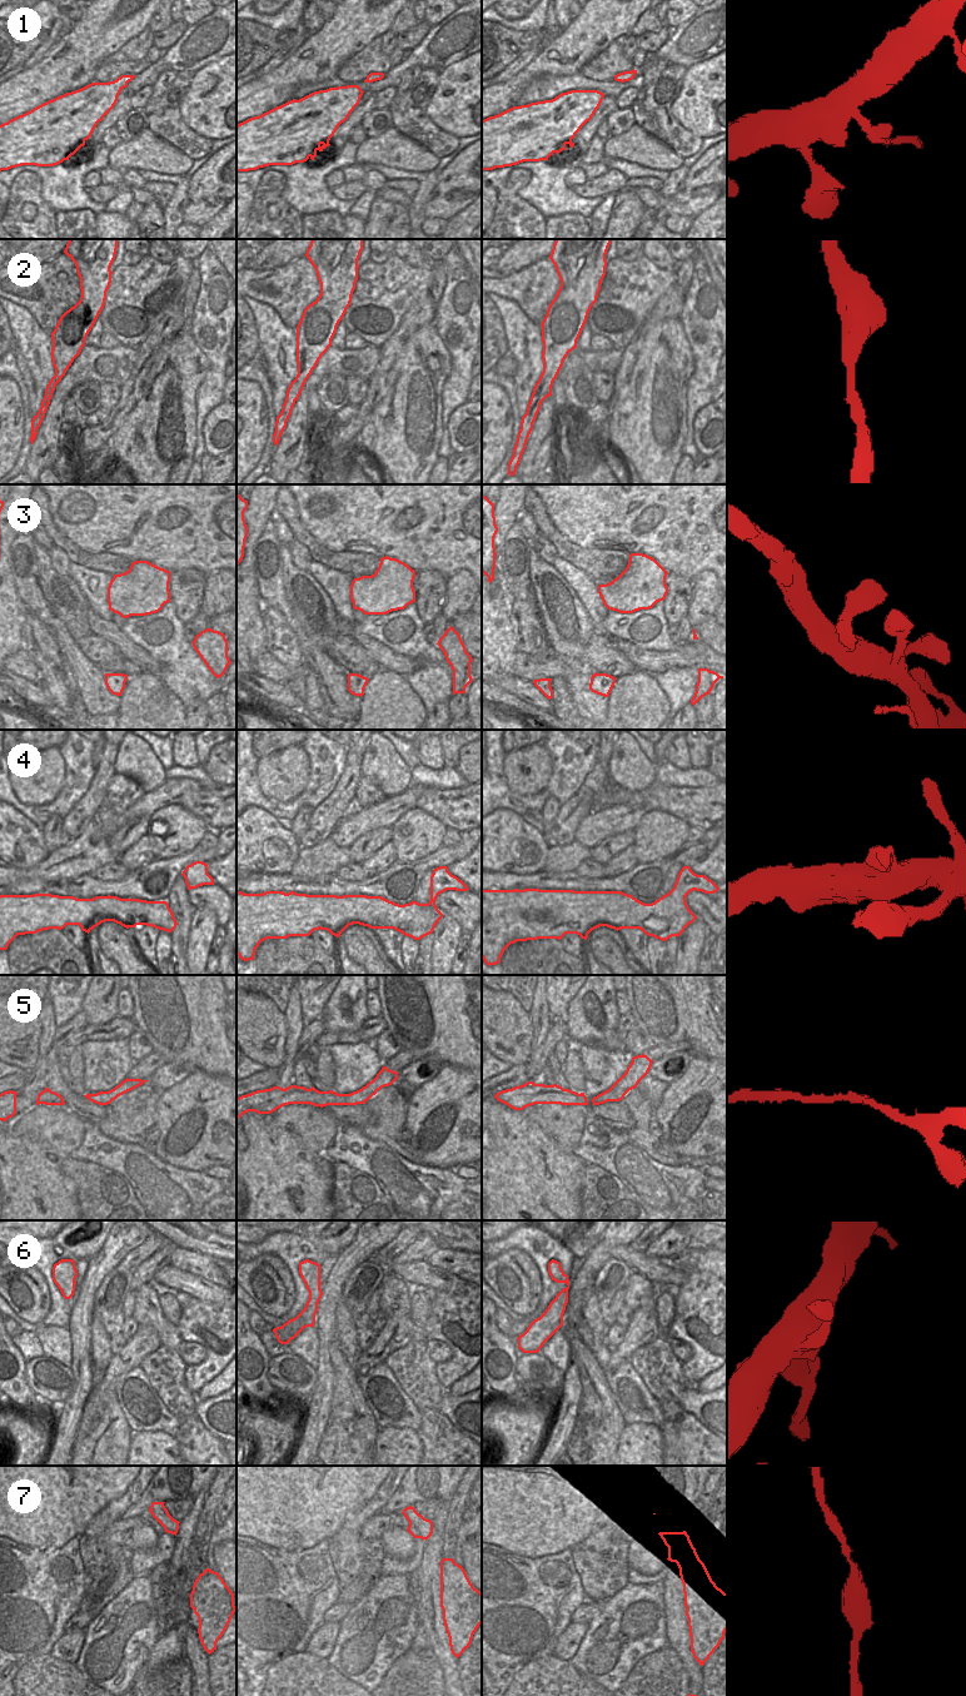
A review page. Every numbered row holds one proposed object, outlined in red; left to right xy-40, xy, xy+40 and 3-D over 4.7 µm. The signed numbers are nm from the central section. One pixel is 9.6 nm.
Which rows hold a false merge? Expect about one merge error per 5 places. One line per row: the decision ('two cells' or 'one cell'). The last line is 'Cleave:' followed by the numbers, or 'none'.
1: two cells
2: one cell
3: one cell
4: one cell
5: one cell
6: one cell
7: one cell
Cleave: 1

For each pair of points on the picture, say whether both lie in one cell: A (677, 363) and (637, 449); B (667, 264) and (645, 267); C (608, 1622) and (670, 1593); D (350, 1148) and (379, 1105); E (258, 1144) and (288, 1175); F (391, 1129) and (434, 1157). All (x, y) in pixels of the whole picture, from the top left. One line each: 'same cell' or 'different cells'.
A: same cell
B: different cells
C: different cells
D: different cells
E: same cell
F: different cells

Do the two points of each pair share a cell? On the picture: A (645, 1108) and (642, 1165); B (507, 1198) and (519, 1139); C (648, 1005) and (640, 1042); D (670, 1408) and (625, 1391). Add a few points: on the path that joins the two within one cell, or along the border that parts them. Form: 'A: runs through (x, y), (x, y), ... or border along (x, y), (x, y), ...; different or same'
A: border along (626, 1130), (626, 1134), (655, 1159), (670, 1164); different
B: runs through (516, 1183), (516, 1154); same
C: border along (636, 1024), (652, 1045); different
D: border along (658, 1402), (662, 1409), (662, 1422), (660, 1426); different

